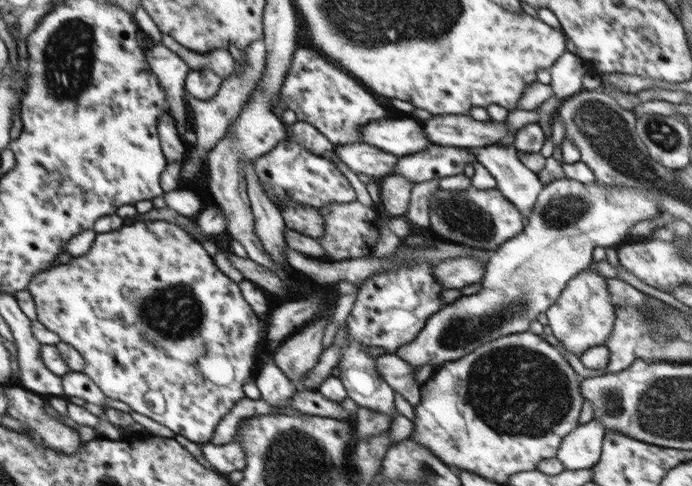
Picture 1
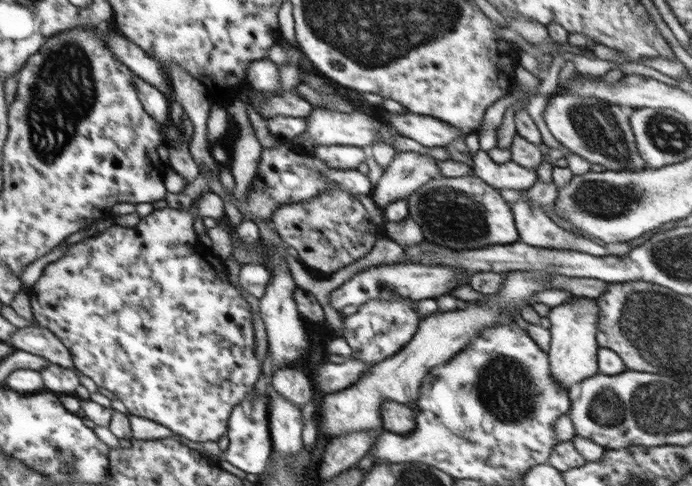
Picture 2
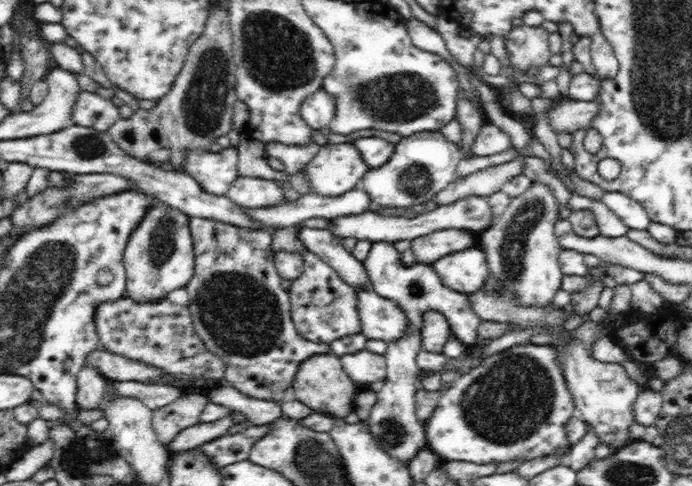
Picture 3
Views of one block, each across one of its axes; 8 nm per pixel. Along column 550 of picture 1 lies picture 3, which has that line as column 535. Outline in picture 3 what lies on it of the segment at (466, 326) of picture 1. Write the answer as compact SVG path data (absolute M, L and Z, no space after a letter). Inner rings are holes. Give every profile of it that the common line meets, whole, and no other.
M532 182L528 190L511 199L506 210L491 222L490 228L477 235L489 271L524 307L552 304L554 295L561 288L565 274L560 268L559 254L563 248L554 232L559 218L558 205L548 185Z

